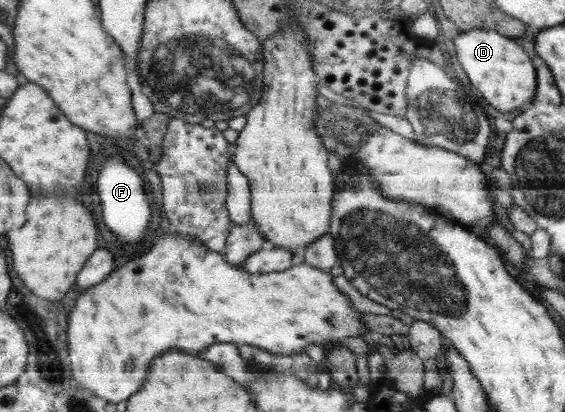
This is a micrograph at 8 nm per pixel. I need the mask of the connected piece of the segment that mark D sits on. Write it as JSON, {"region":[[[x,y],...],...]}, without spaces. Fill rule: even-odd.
{"region":[[[475,28],[461,32],[454,38],[457,59],[463,71],[489,105],[499,111],[523,109],[536,97],[539,75],[535,75],[535,67],[531,65],[529,55],[515,41],[507,39],[500,32]]]}

